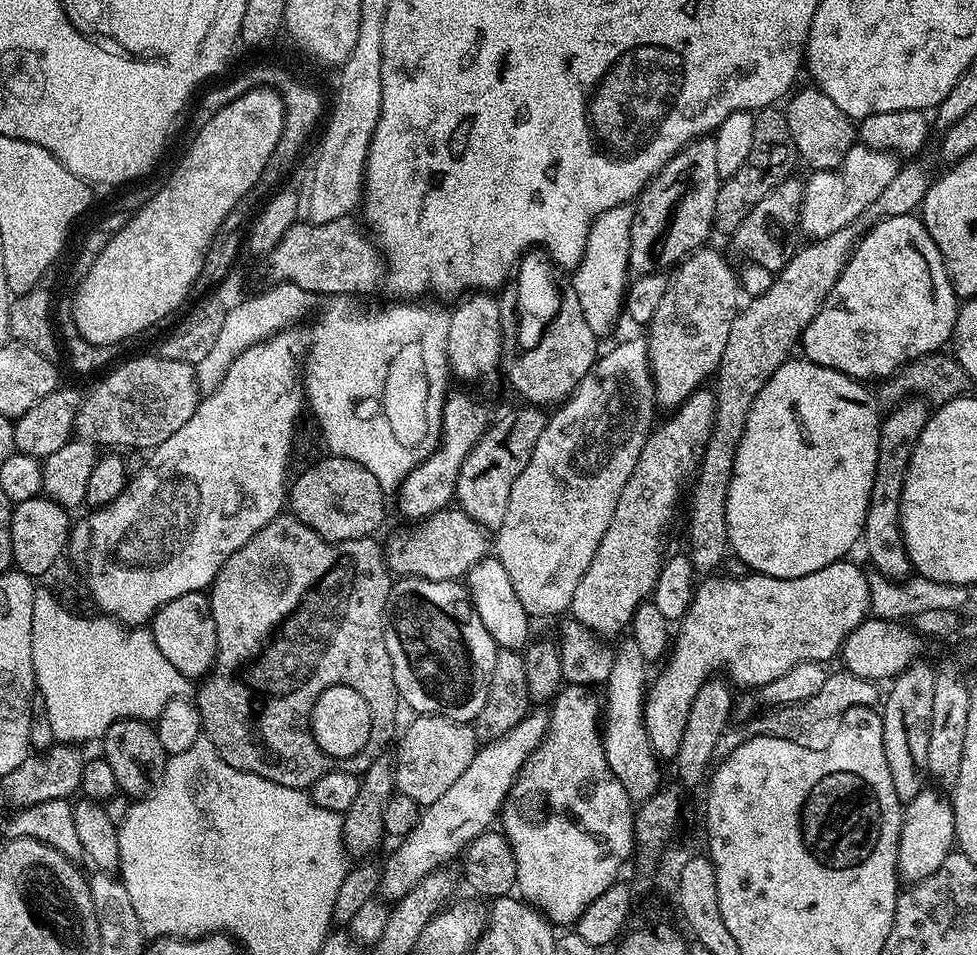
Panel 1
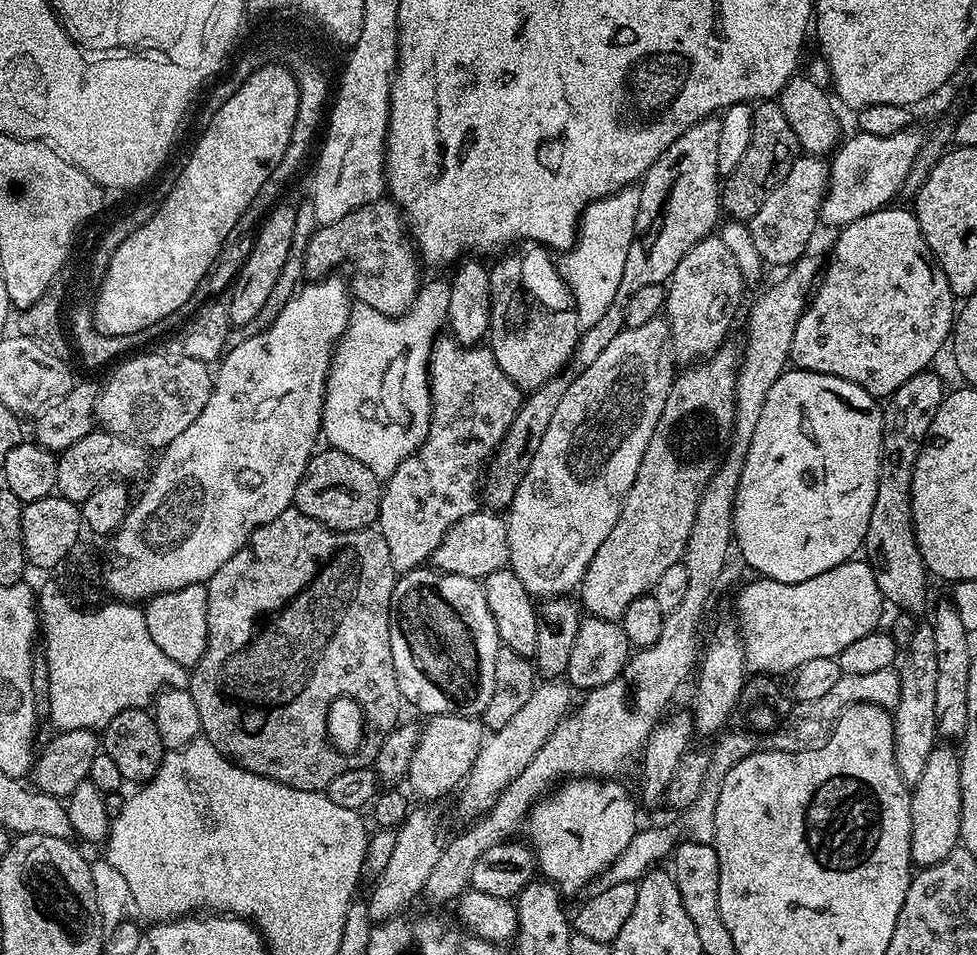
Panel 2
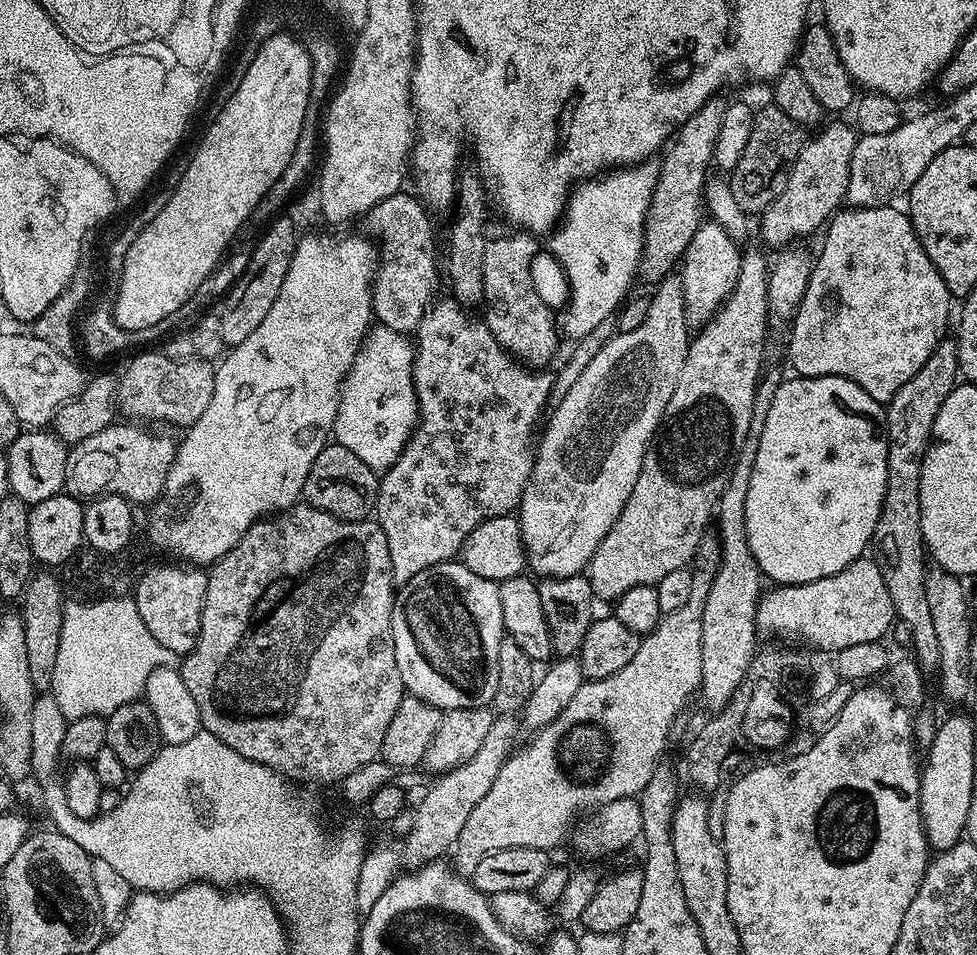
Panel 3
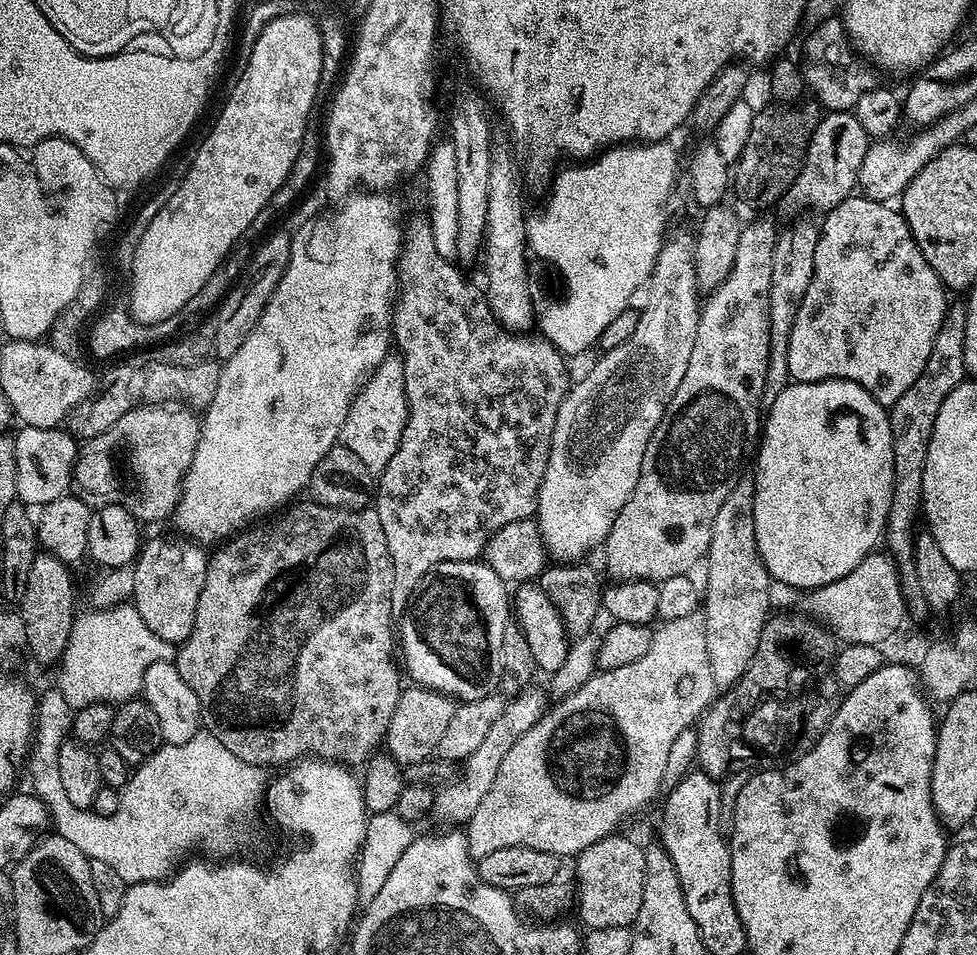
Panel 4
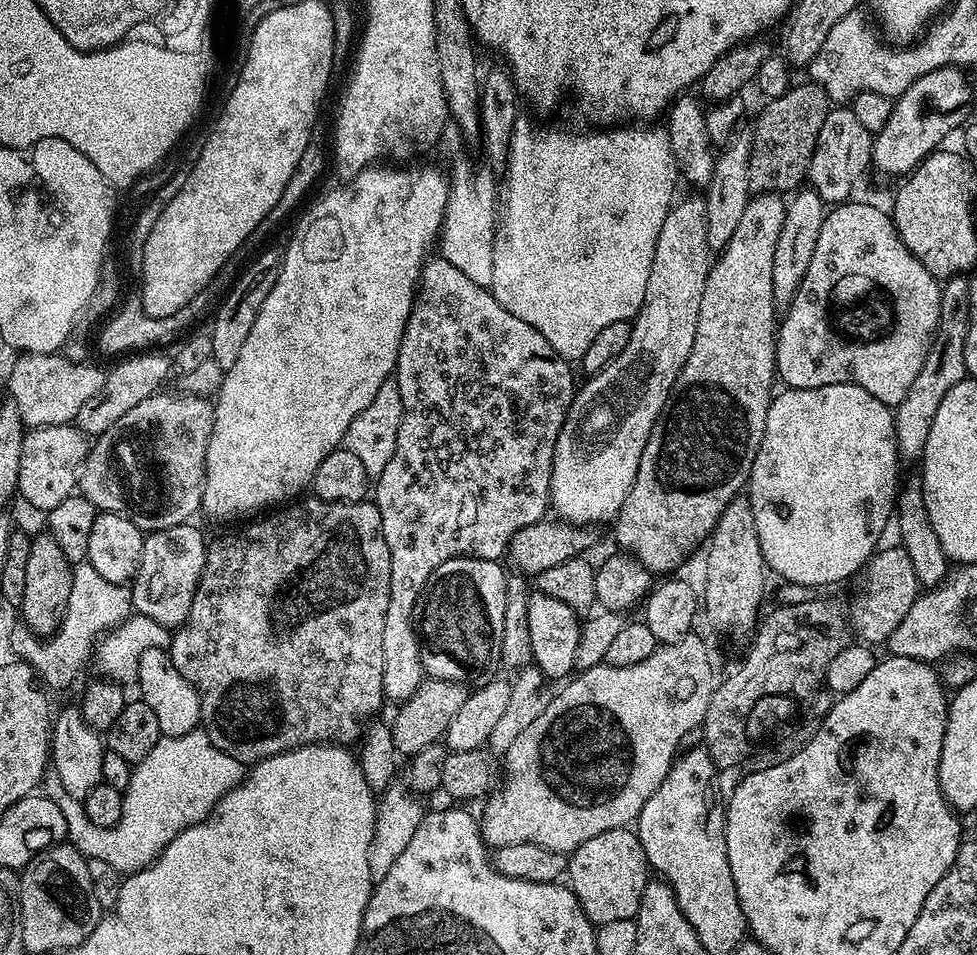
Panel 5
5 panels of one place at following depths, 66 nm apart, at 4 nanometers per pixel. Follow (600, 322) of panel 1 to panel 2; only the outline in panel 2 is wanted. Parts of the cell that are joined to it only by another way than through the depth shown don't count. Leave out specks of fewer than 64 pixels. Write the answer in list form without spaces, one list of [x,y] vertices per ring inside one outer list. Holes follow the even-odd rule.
[[[629,186],[590,204],[580,217],[576,243],[563,253],[563,277],[571,288],[574,311],[584,328],[594,326],[606,314],[606,306],[614,302],[618,282],[622,282],[622,266],[626,266],[626,254],[636,234],[639,197],[639,187]]]

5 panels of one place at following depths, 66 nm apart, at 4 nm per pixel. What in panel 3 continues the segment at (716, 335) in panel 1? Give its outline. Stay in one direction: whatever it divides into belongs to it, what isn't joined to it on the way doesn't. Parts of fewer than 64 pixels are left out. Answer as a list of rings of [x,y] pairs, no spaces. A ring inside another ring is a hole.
[[[701,222],[694,238],[690,238],[690,246],[684,251],[678,268],[678,279],[684,291],[686,318],[693,329],[703,328],[734,290],[738,282],[741,255],[741,245],[715,222]]]

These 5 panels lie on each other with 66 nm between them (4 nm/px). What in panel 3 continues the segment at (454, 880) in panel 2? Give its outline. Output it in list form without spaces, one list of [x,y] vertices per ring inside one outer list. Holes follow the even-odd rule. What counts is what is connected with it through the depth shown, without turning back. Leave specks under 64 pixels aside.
[[[706,534],[692,556],[690,598],[686,598],[686,603],[678,606],[678,610],[661,615],[656,629],[641,639],[638,654],[634,654],[634,659],[627,666],[622,666],[618,674],[585,682],[578,694],[570,698],[566,710],[533,735],[536,737],[529,742],[528,748],[509,755],[498,770],[493,786],[463,823],[462,832],[451,849],[451,863],[461,876],[472,877],[478,862],[497,850],[510,850],[514,846],[553,850],[563,842],[568,826],[579,812],[588,814],[627,796],[639,797],[646,782],[650,782],[650,774],[654,774],[657,764],[661,763],[663,756],[660,755],[668,744],[668,731],[676,715],[687,706],[692,695],[695,697],[699,693],[702,682],[702,616],[719,569],[720,555],[719,539]]]

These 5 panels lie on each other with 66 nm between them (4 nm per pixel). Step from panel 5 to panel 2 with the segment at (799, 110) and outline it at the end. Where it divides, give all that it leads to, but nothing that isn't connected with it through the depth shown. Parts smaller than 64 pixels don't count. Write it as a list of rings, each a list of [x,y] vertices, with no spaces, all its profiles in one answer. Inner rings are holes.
[[[760,102],[752,110],[752,129],[750,130],[750,146],[746,146],[746,154],[738,166],[723,181],[720,202],[723,211],[733,220],[747,222],[762,207],[762,202],[770,198],[770,194],[790,174],[790,166],[794,166],[796,157],[802,149],[798,138],[794,138],[794,130],[790,130],[790,122],[786,122],[786,114],[782,114],[776,102]]]

